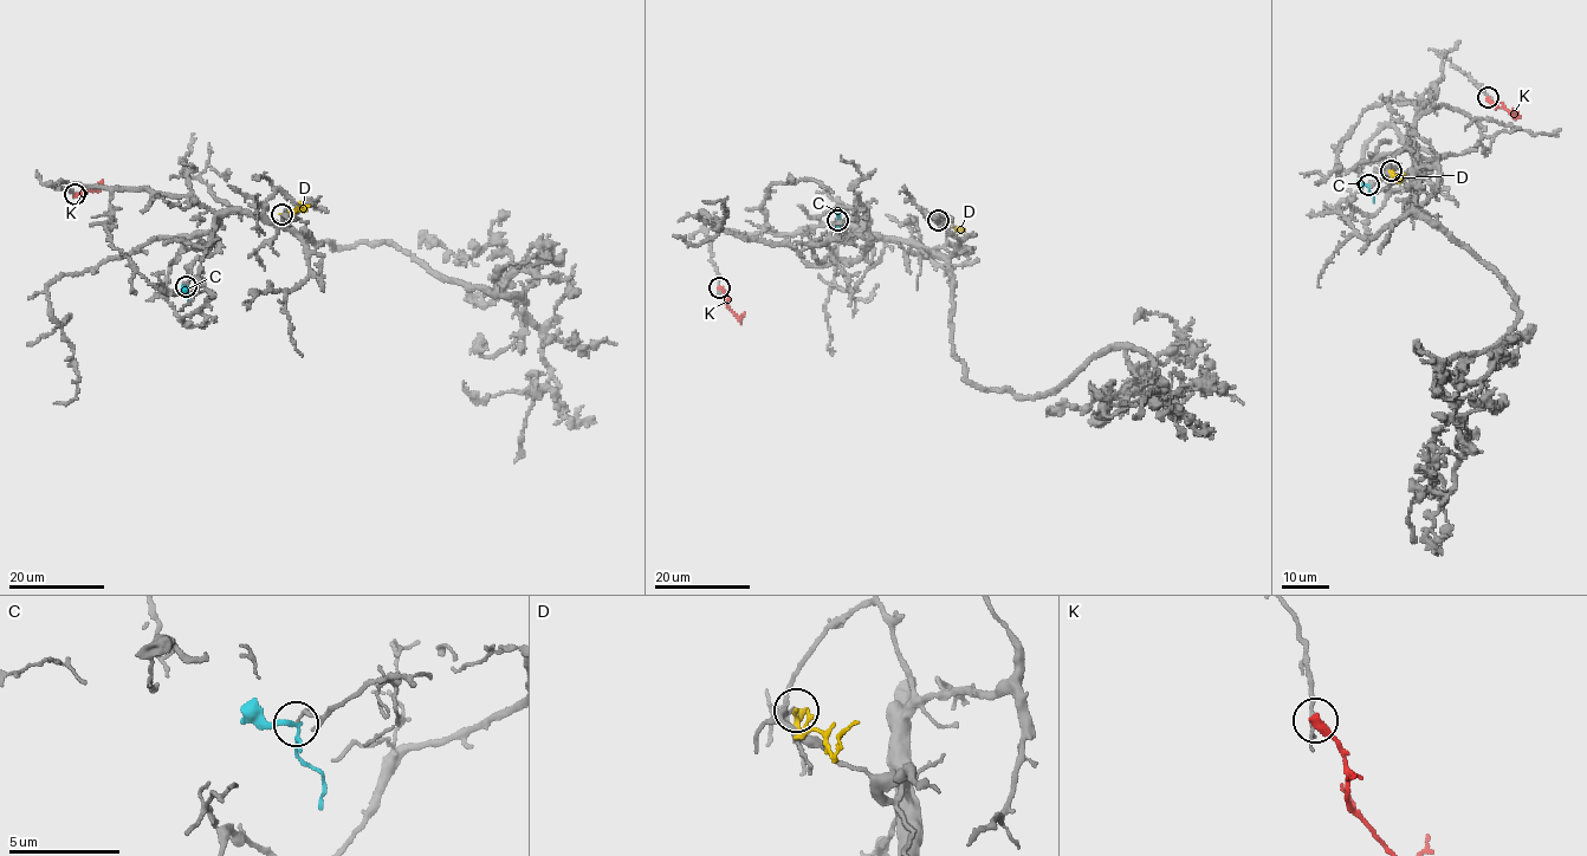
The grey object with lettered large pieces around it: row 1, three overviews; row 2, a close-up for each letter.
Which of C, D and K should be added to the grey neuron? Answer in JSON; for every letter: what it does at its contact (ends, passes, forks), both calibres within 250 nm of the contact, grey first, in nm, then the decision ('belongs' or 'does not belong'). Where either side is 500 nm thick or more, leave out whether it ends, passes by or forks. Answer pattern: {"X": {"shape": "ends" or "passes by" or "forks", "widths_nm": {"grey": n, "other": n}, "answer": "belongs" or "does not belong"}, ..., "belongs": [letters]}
{"C": {"shape": "forks", "widths_nm": {"grey": 180, "other": 160}, "answer": "does not belong"}, "D": {"shape": "ends", "widths_nm": {"grey": 240, "other": 240}, "answer": "does not belong"}, "K": {"shape": "ends", "widths_nm": {"grey": 140, "other": 400}, "answer": "does not belong"}, "belongs": []}

